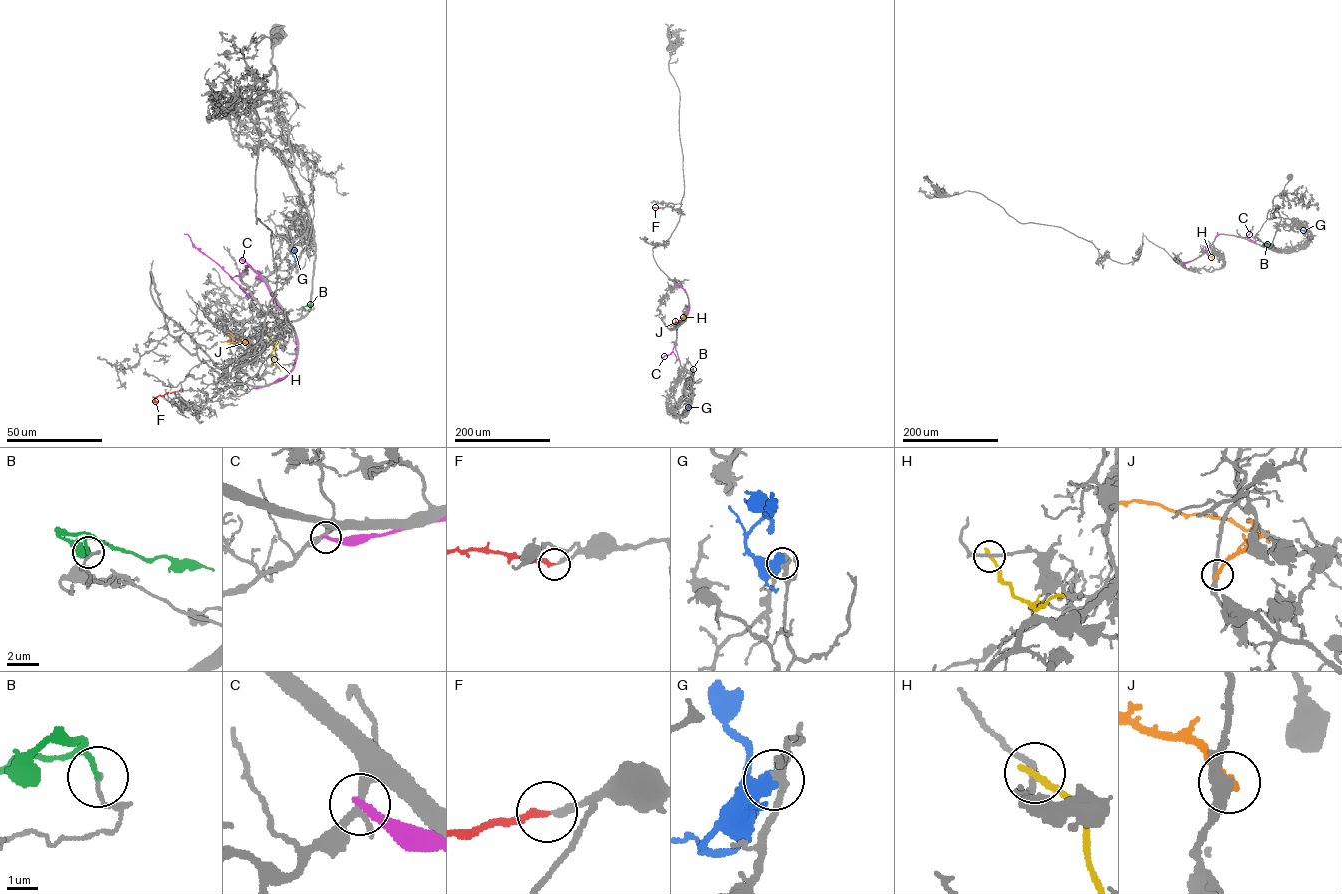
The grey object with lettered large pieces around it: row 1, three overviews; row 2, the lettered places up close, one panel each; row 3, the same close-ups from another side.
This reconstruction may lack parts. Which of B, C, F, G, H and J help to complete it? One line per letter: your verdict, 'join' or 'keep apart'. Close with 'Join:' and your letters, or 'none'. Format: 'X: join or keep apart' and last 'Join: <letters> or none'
B: keep apart
C: keep apart
F: join
G: join
H: keep apart
J: keep apart
Join: F, G

